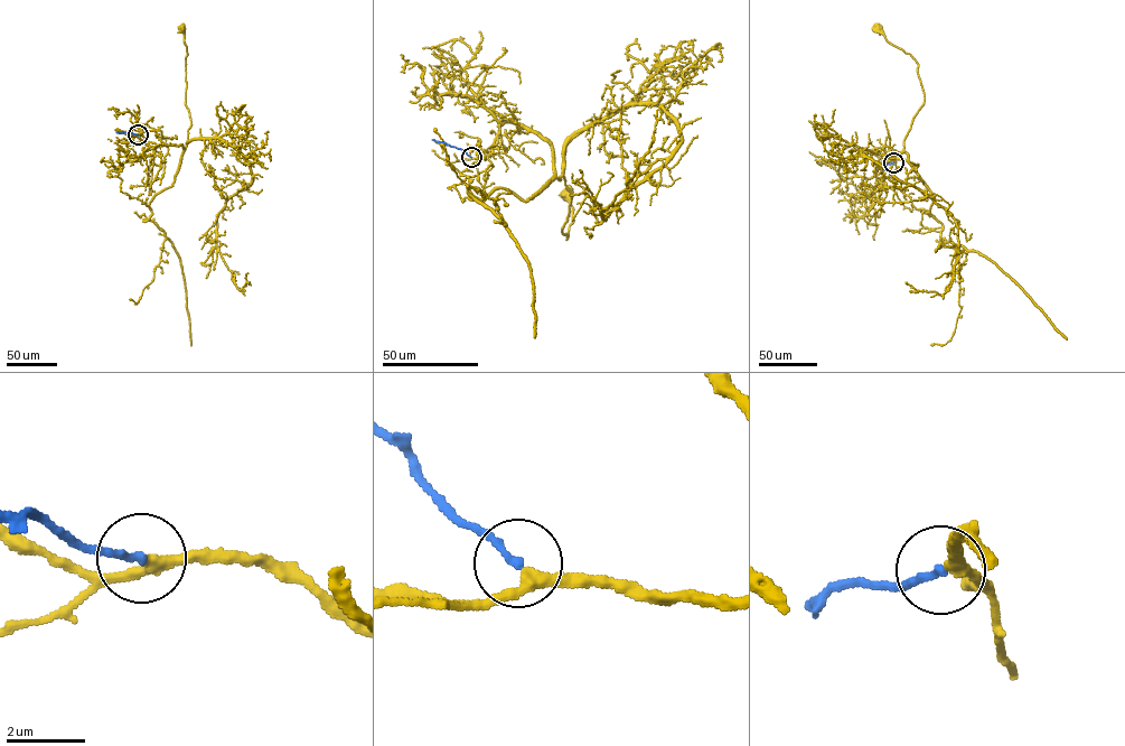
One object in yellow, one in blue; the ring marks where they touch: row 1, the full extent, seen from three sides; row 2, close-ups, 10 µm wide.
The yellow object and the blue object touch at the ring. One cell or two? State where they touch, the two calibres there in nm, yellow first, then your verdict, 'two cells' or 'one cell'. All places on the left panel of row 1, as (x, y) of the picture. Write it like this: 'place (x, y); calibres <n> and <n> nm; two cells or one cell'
place (138, 134); calibres 280 and 220 nm; one cell

